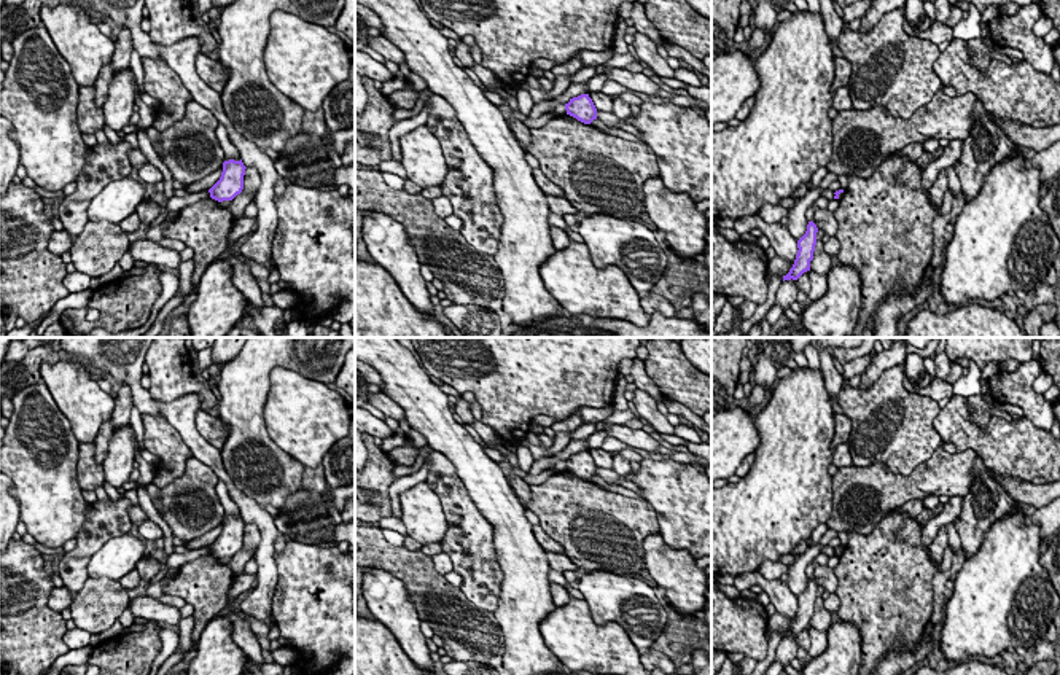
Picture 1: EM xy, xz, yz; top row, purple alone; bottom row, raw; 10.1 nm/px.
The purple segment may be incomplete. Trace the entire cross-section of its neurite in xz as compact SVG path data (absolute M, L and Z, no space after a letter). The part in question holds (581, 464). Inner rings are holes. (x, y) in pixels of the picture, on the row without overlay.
M581 451L578 454L570 455L570 458L565 460L565 466L567 471L576 474L584 481L590 481L594 476L597 476L597 465L589 451Z

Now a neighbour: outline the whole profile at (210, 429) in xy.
M197 409L196 428L207 443L218 451L223 449L228 438L228 427L220 420L220 417L213 417L207 411Z

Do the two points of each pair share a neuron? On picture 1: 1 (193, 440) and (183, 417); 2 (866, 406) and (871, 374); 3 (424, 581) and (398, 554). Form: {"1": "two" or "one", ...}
{"1": "one", "2": "two", "3": "one"}

